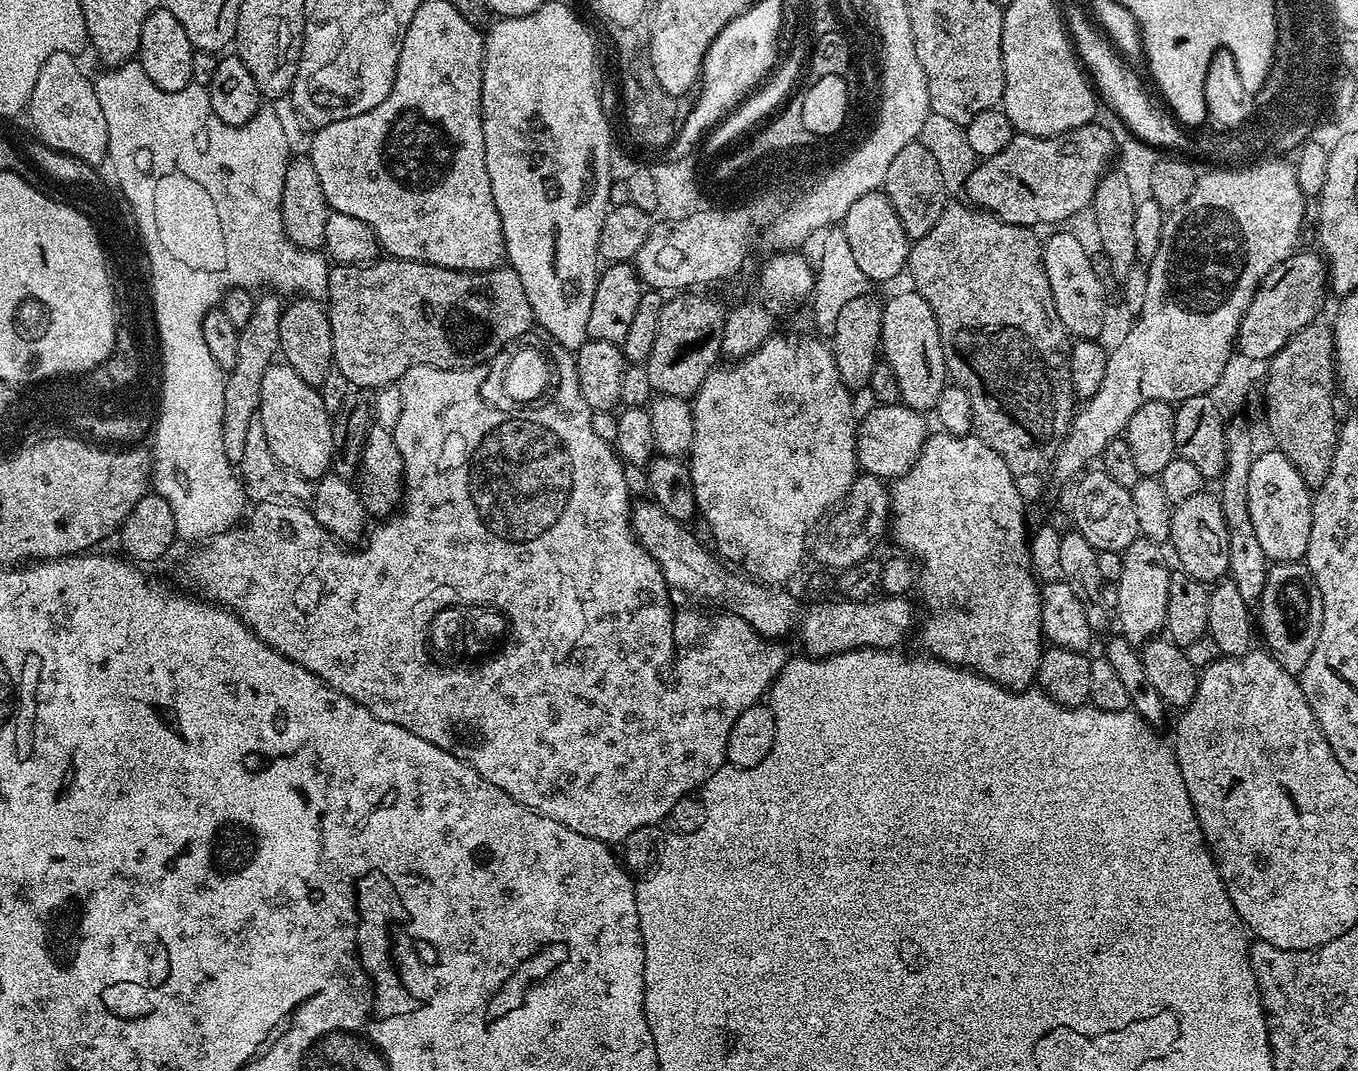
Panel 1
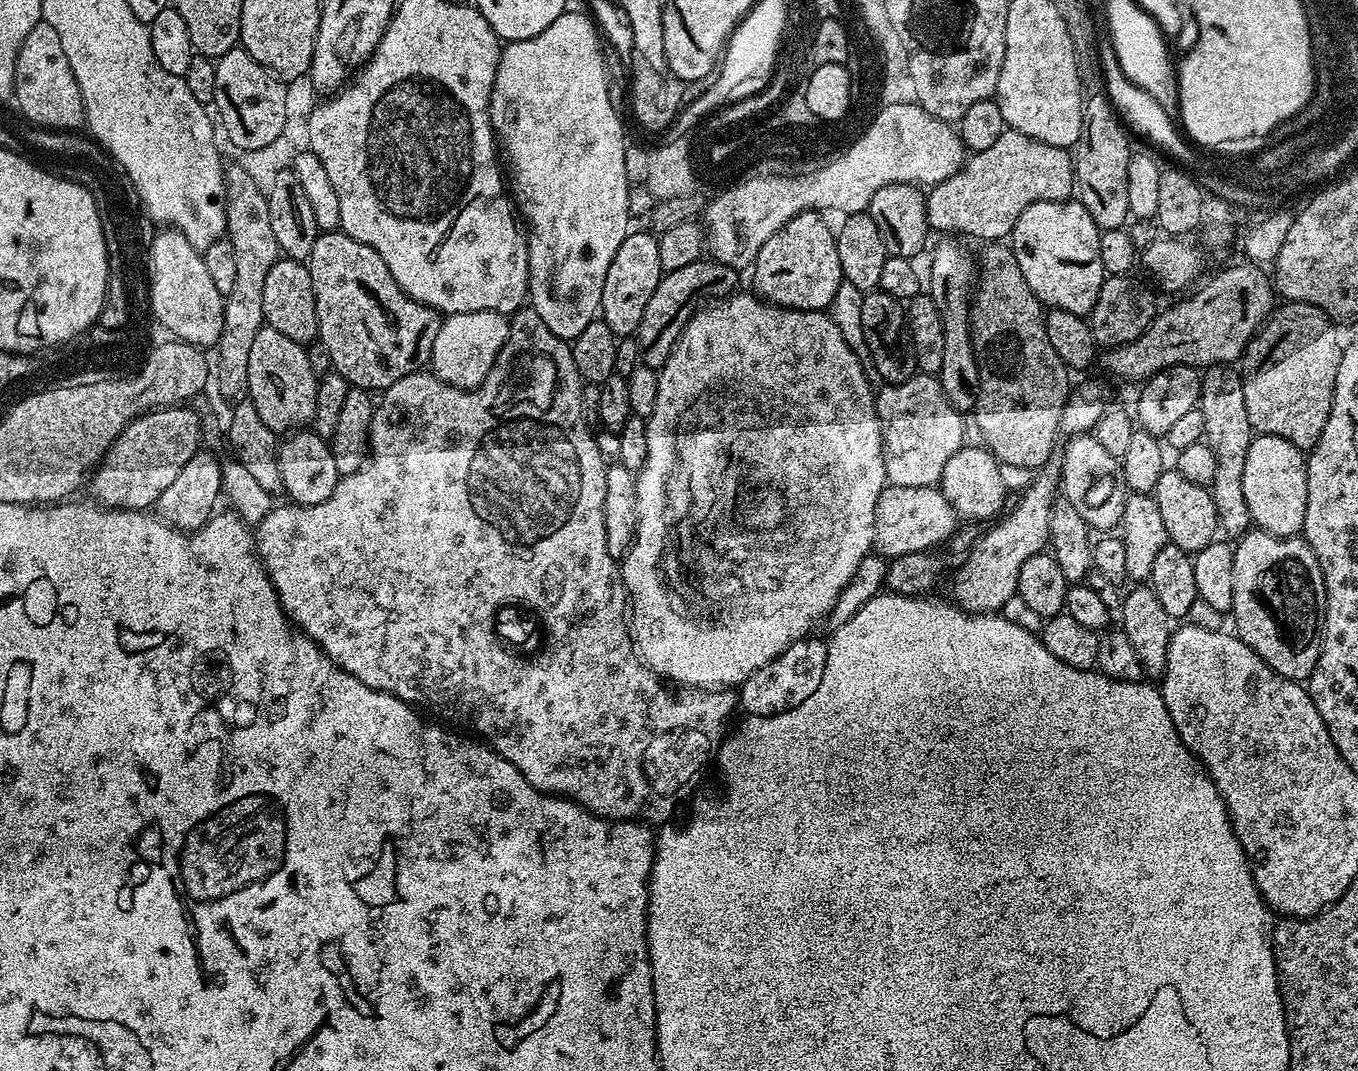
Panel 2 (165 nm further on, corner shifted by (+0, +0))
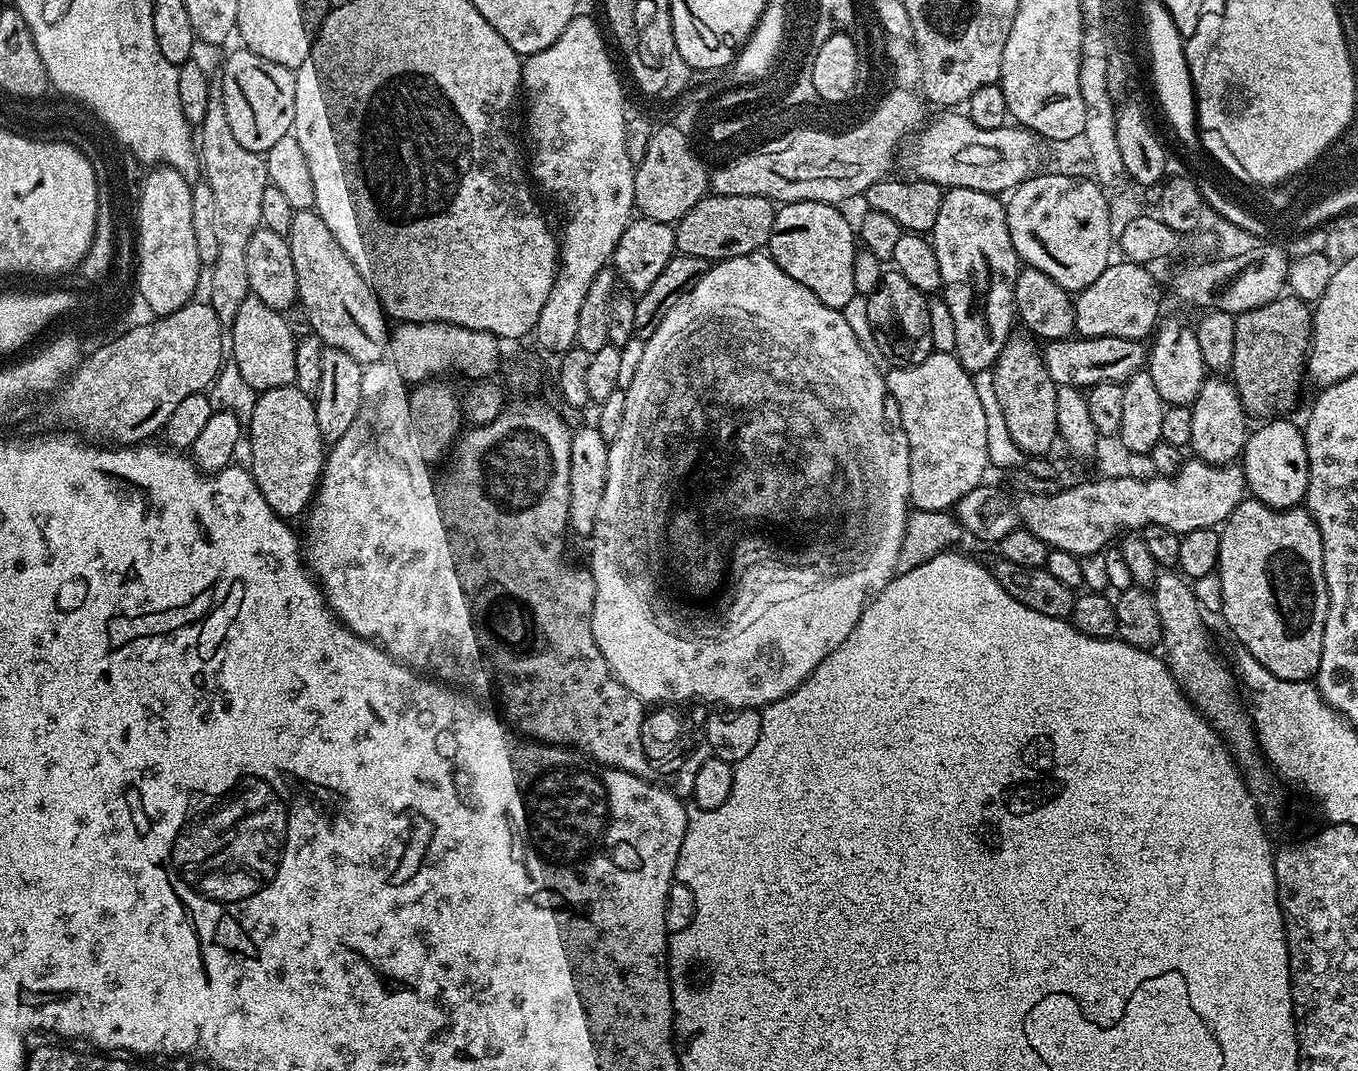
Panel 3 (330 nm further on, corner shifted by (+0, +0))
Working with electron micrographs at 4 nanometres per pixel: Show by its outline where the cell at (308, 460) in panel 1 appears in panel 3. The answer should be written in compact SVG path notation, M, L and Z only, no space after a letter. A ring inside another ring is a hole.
M248 295L238 306L238 314L230 321L230 356L242 378L256 392L274 390L278 386L295 385L294 354L297 338L287 325L283 311L271 309L254 295Z

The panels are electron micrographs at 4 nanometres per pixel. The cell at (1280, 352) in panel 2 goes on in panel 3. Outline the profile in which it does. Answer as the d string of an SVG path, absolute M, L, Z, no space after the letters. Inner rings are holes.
M1282 294L1264 306L1236 316L1230 379L1236 385L1238 398L1249 417L1276 418L1288 414L1295 406L1296 399L1300 396L1300 379L1303 381L1306 376L1306 353L1312 343L1312 313L1313 309L1296 295Z

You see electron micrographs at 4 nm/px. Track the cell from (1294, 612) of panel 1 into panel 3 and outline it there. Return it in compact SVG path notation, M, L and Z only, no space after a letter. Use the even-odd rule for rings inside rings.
M1245 498L1240 501L1234 511L1224 521L1219 529L1220 533L1220 563L1218 573L1222 582L1222 618L1228 623L1228 628L1240 639L1239 647L1245 652L1249 652L1253 658L1270 674L1274 674L1283 680L1312 680L1316 672L1320 669L1320 659L1322 658L1322 638L1324 637L1324 627L1328 617L1328 583L1324 573L1324 551L1322 550L1322 538L1318 526L1314 522L1312 513L1307 507L1297 506L1295 508L1271 508L1255 498Z

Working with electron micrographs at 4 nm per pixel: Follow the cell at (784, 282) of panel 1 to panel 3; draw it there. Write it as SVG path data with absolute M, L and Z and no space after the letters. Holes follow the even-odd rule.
M820 201L781 203L776 209L774 230L766 245L767 255L794 282L802 282L826 306L843 310L858 293L854 286L854 258L858 236L854 224L840 213L835 204Z

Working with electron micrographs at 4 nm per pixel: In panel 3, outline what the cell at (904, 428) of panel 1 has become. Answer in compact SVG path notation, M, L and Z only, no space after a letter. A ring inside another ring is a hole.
M933 351L922 363L906 368L894 366L890 370L885 373L885 384L895 411L896 408L898 410L899 427L907 435L910 446L909 501L918 510L947 511L955 507L970 490L983 485L986 468L989 469L990 466L986 444L986 419L971 373L961 366L953 353L938 351Z

